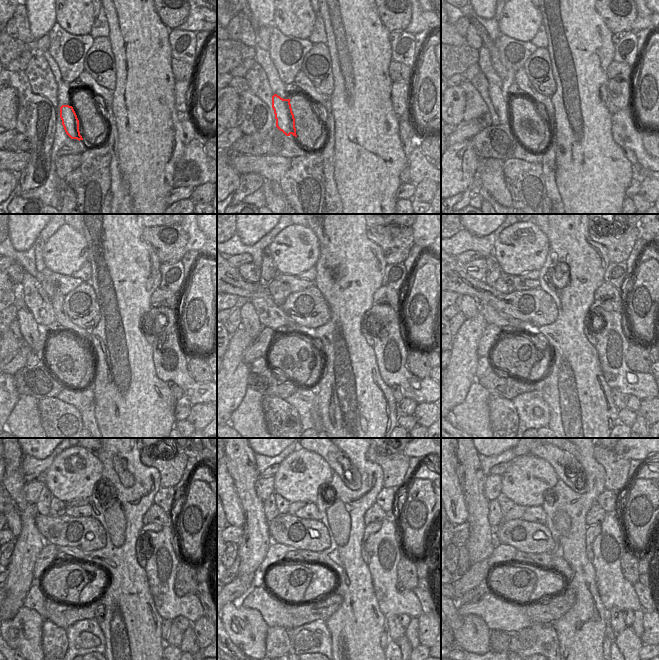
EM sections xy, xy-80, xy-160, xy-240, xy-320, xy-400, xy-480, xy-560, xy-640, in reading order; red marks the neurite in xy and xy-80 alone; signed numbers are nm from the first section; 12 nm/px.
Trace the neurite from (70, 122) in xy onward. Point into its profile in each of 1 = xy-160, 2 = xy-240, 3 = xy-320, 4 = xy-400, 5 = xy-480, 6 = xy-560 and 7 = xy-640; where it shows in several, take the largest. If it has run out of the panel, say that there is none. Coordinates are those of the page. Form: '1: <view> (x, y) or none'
1: xy-160 (501, 105)
2: xy-240 (30, 330)
3: xy-320 (250, 321)
4: xy-400 (469, 306)
5: xy-480 (13, 520)
6: xy-560 (237, 515)
7: xy-640 (461, 513)

